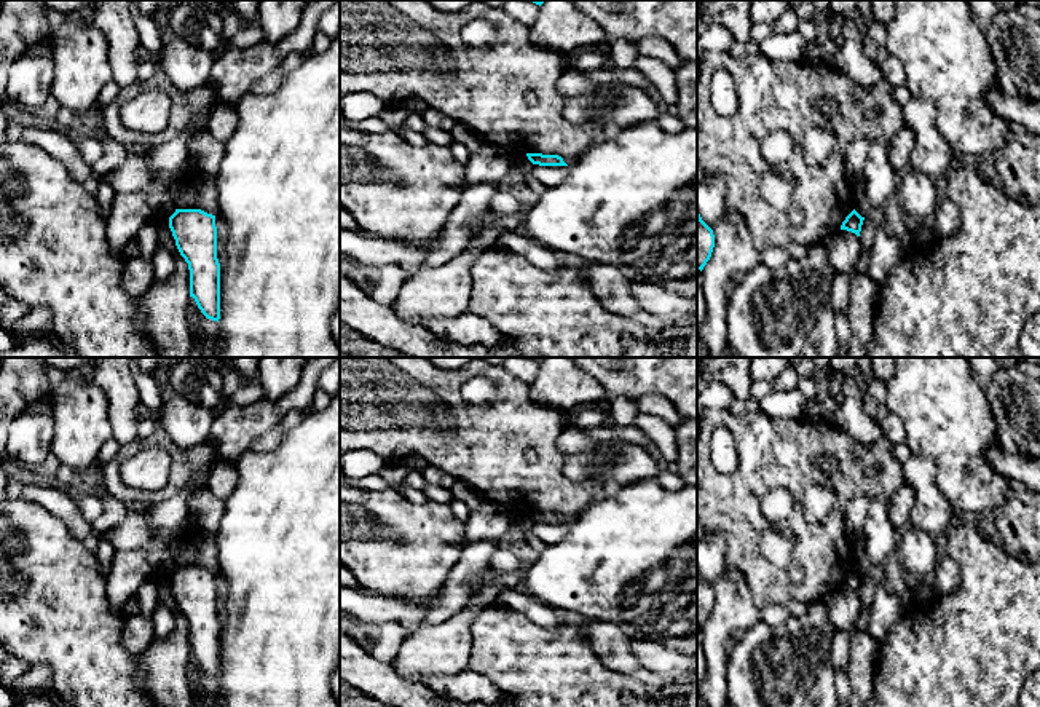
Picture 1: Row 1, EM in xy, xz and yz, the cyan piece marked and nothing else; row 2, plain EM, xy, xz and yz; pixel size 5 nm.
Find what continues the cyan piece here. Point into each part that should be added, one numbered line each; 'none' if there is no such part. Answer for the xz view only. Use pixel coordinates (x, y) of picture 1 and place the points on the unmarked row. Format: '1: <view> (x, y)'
none

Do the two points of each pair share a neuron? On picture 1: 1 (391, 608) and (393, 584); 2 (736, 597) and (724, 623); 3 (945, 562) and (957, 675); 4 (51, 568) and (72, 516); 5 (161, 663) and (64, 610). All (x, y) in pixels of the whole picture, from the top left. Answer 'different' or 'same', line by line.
1: different
2: same
3: different
4: different
5: different

